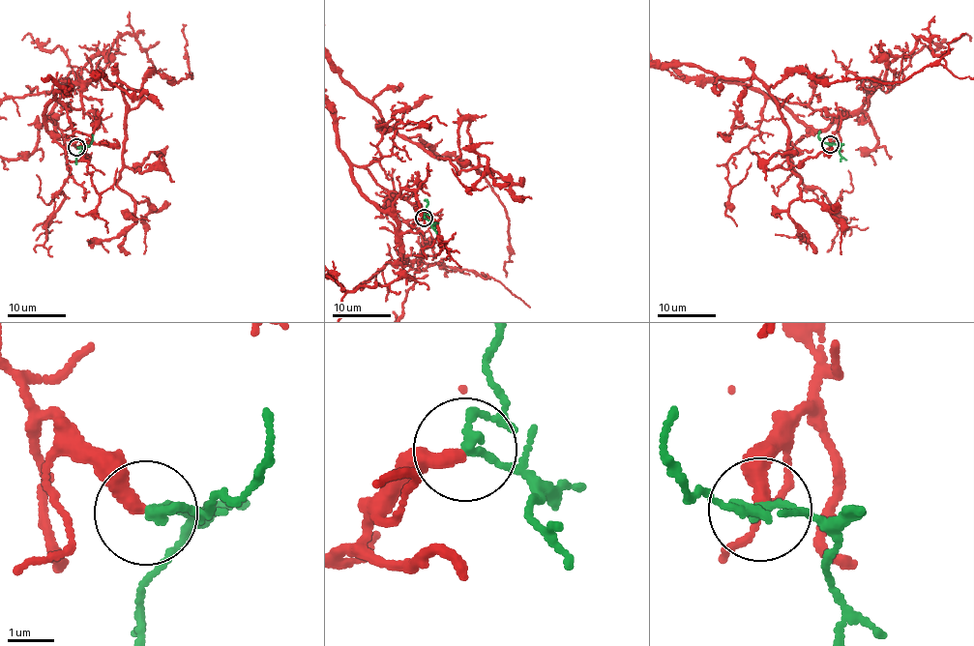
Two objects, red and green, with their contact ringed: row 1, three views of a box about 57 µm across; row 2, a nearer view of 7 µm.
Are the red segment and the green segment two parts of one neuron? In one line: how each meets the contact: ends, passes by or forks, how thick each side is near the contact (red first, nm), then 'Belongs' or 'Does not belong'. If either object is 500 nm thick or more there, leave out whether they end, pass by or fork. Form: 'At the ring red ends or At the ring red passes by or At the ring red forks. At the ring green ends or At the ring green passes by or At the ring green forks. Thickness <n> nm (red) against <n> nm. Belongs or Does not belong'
At the ring red ends. At the ring green passes by. Thickness 320 nm (red) against 150 nm. Belongs

